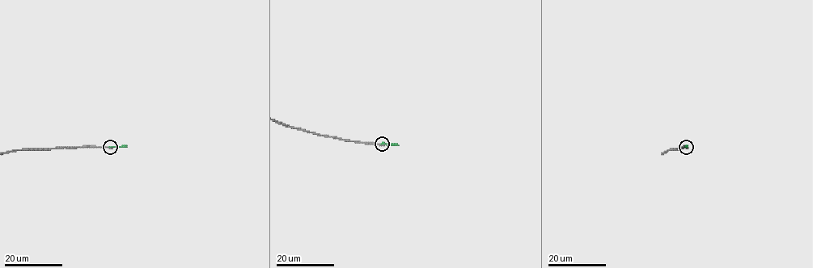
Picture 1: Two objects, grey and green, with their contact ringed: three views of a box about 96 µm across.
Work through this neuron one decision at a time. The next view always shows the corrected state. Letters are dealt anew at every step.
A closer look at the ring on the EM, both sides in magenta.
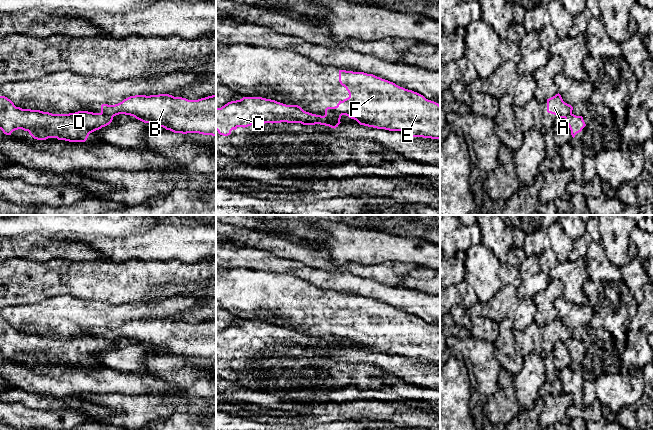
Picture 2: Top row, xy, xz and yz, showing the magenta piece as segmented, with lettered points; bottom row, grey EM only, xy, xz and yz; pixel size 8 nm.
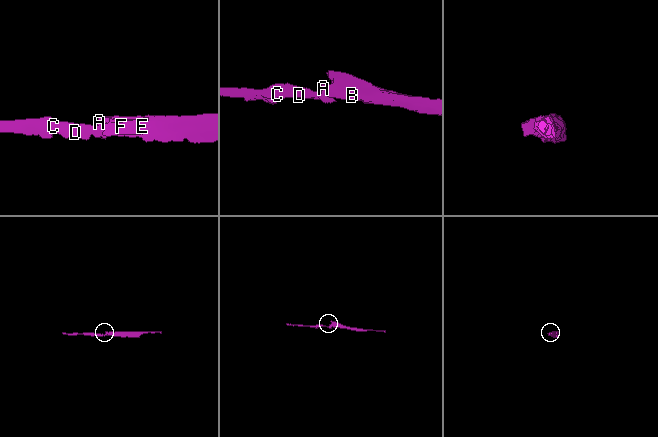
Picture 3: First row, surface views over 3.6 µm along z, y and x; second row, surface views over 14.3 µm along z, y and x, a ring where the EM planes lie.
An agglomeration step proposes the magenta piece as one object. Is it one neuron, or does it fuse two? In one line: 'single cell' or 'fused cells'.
fused cells

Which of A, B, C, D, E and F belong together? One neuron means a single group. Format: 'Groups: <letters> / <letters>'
Groups: A B E F / C D

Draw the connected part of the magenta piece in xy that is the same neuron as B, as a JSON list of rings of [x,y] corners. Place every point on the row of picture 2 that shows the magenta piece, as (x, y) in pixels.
[[[169,94],[135,95],[115,105],[102,104],[101,114],[125,114],[174,133],[216,137],[216,94],[198,100]]]

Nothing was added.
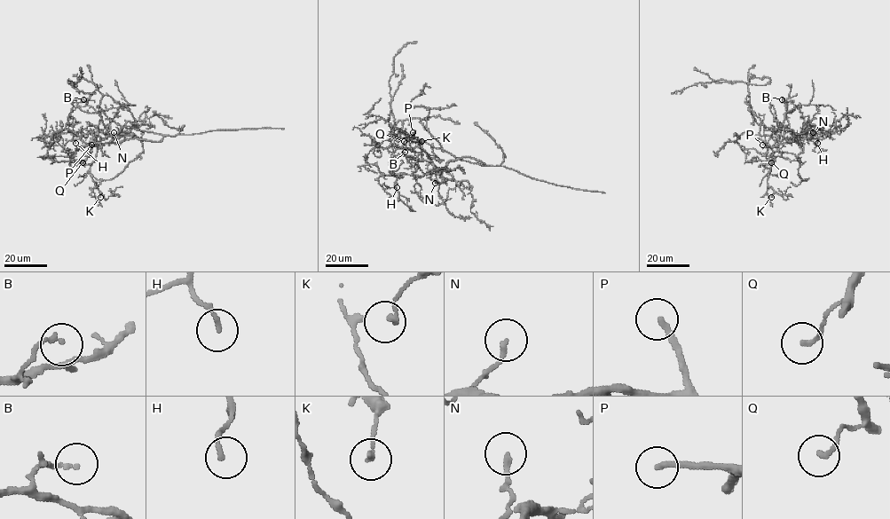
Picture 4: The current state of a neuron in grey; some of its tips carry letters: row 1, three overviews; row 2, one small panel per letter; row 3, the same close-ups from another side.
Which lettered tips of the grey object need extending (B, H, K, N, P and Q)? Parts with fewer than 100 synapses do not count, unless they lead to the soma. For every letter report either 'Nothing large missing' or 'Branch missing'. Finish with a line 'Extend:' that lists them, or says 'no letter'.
B: Nothing large missing
H: Nothing large missing
K: Nothing large missing
N: Nothing large missing
P: Branch missing
Q: Nothing large missing
Extend: P

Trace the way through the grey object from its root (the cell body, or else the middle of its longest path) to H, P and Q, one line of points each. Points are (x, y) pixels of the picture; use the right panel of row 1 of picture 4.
H: (781, 127), (795, 134), (789, 142), (803, 144), (795, 139), (806, 131), (804, 136), (816, 134), (817, 143)
P: (781, 127), (795, 134), (789, 142), (789, 138), (795, 138), (803, 144), (791, 141), (774, 146), (762, 145)
Q: (781, 127), (795, 134), (789, 142), (789, 138), (795, 138), (803, 144), (780, 143), (770, 155), (771, 162)

